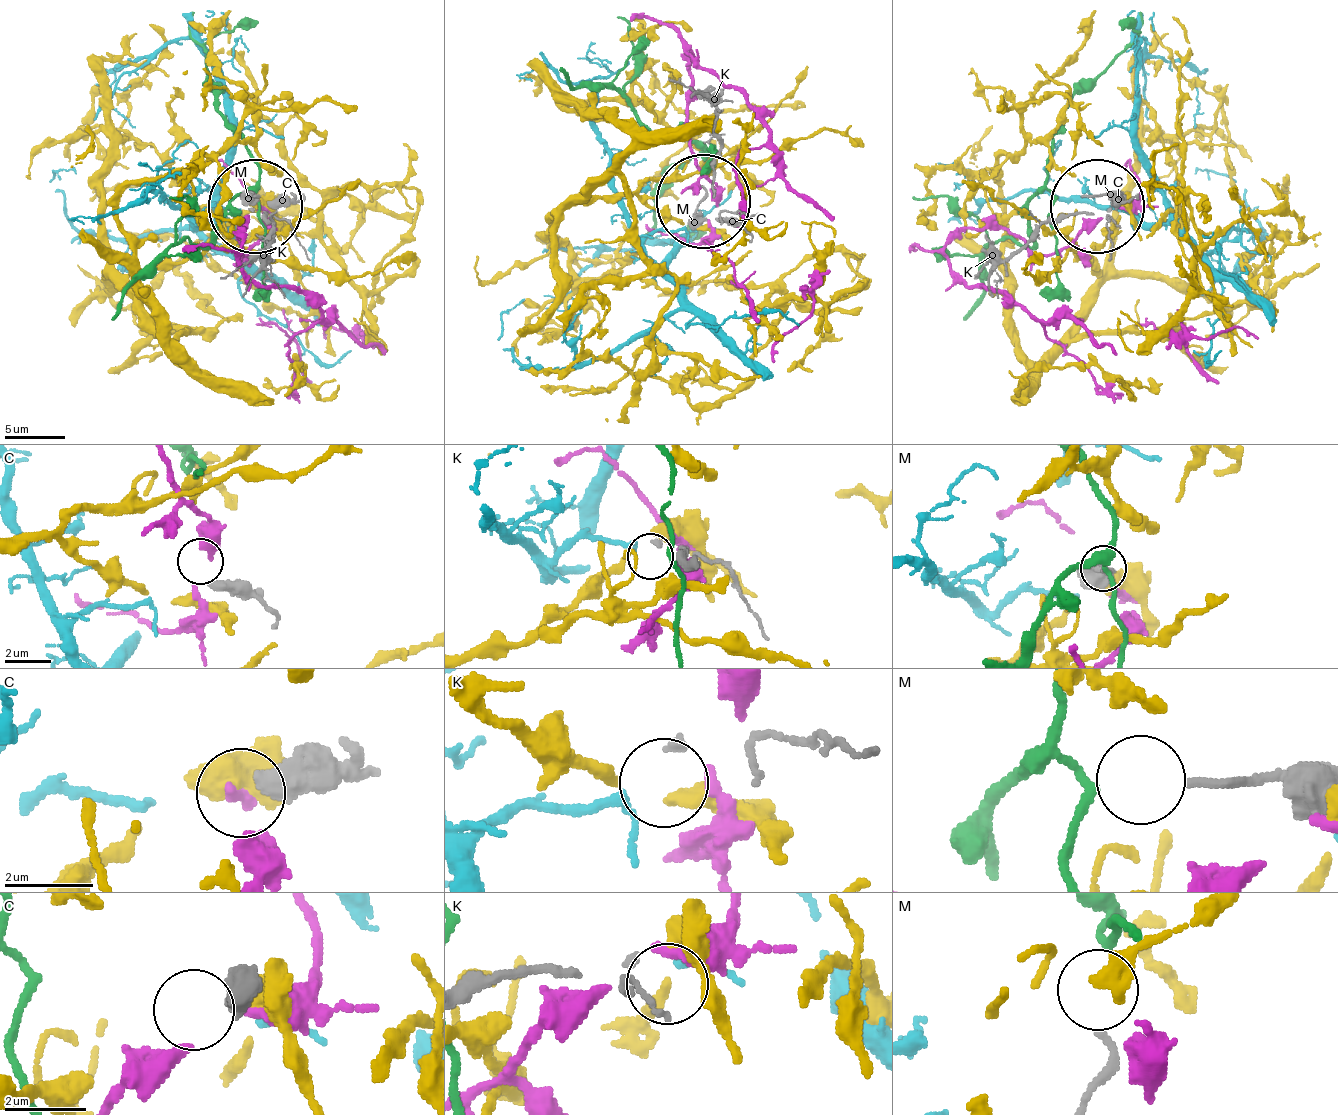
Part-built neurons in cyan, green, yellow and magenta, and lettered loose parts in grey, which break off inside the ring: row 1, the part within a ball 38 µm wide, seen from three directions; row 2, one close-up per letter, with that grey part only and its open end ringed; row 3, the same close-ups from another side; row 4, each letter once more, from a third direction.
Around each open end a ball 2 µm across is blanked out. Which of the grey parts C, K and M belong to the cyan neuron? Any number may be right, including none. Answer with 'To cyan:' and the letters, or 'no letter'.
To cyan: K

